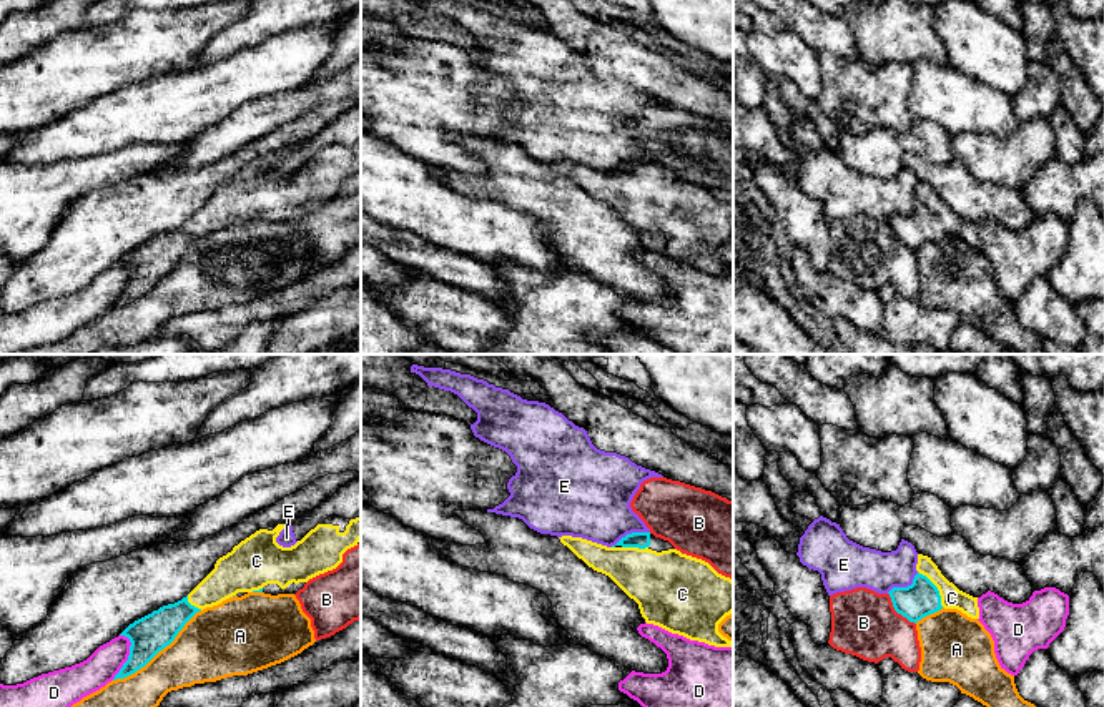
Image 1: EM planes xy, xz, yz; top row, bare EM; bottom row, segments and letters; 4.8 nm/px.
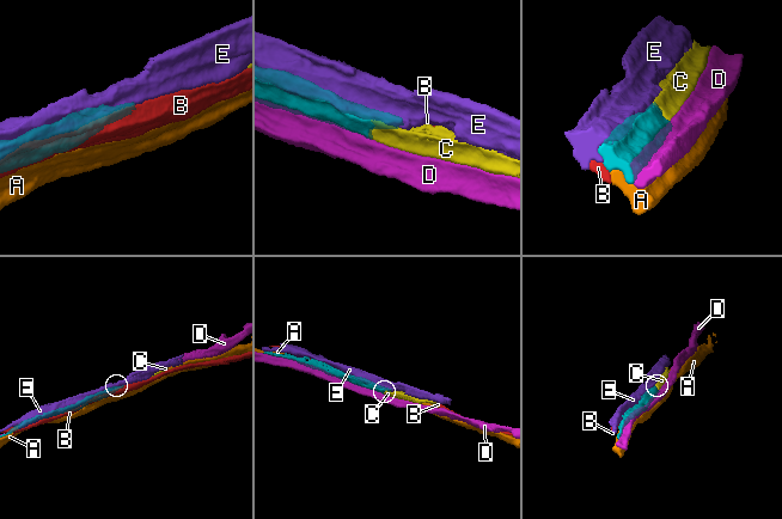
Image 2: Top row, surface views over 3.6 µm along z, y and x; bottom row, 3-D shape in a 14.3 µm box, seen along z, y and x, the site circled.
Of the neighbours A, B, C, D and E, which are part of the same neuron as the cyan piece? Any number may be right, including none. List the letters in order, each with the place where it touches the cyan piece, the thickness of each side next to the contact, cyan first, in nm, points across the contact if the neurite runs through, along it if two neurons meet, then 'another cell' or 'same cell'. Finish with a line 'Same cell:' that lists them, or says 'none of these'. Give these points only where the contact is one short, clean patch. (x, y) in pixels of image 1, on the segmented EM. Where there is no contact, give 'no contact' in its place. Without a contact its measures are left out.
A: xy (158, 651) | 190/320 nm | another cell
B: yz (896, 611) | 170/320 nm | another cell
C: yz (936, 588) | 170/110 nm | same cell
D: xy (128, 657) | 190/160 nm | another cell
E: xz (629, 534) | 80/380 nm | another cell
Same cell: C

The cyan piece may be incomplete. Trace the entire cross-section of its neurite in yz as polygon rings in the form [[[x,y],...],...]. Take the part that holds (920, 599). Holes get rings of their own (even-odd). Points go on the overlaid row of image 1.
[[[918,554],[918,574],[908,587],[893,587],[888,594],[898,614],[909,622],[944,609],[958,609],[971,619],[979,619],[978,597],[959,591],[949,582],[931,557]]]

